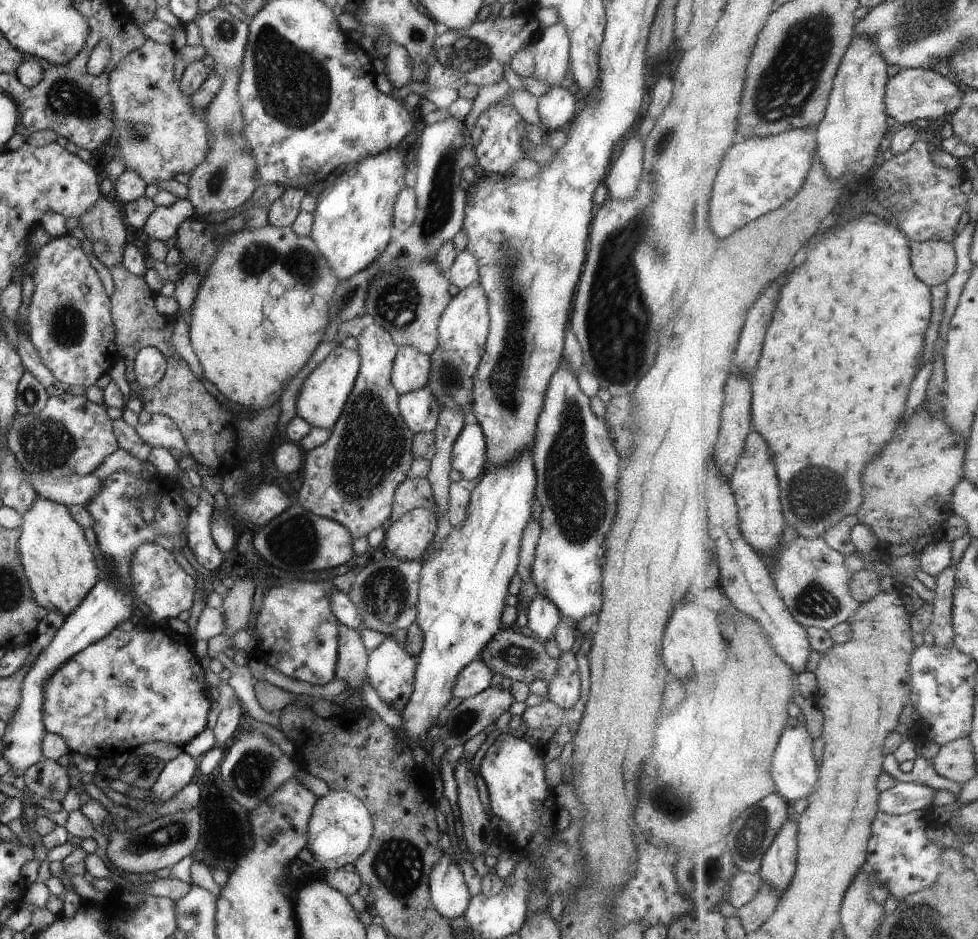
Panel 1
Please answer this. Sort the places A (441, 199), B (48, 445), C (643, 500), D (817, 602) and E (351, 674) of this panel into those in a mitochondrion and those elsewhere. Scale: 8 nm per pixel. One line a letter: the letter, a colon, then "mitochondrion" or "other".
A: mitochondrion
B: mitochondrion
C: other
D: mitochondrion
E: mitochondrion

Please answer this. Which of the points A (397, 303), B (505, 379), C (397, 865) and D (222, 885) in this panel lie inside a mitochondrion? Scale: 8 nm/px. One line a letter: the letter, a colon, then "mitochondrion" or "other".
A: mitochondrion
B: mitochondrion
C: mitochondrion
D: other

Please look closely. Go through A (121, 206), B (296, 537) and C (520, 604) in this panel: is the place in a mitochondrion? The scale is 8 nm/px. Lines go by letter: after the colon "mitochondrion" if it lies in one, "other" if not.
A: other
B: mitochondrion
C: other

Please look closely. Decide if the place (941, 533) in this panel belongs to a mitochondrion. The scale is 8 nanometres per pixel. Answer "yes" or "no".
no

